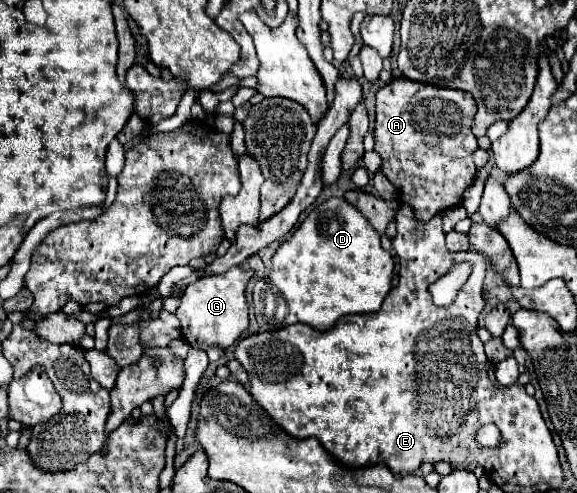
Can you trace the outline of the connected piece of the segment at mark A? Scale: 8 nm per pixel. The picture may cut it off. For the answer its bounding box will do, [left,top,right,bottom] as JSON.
[374,76,478,222]

